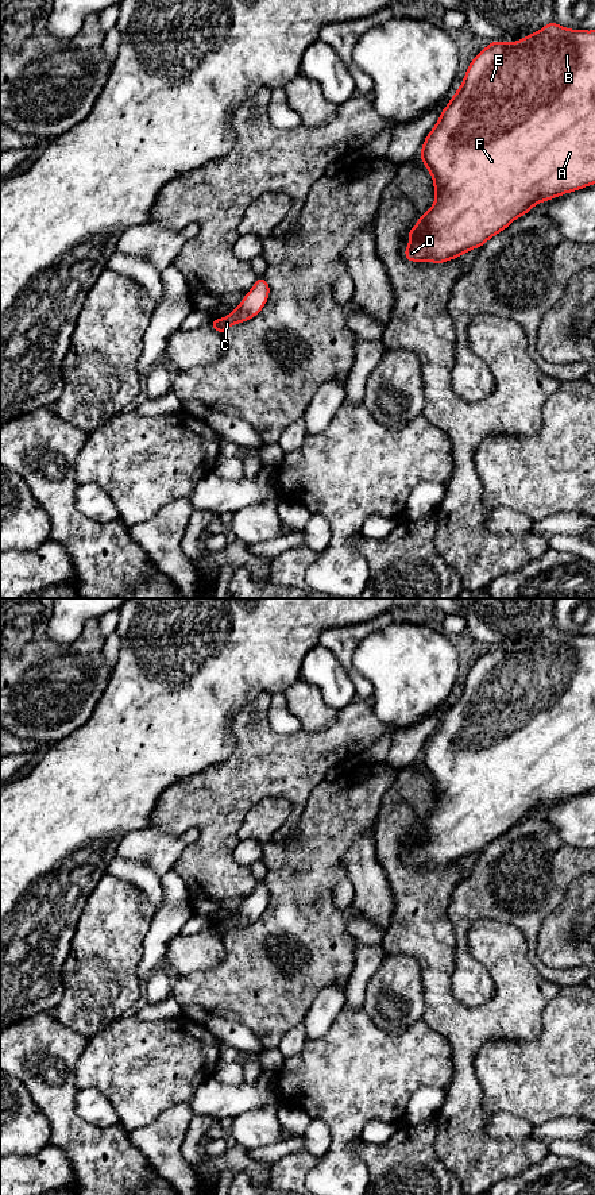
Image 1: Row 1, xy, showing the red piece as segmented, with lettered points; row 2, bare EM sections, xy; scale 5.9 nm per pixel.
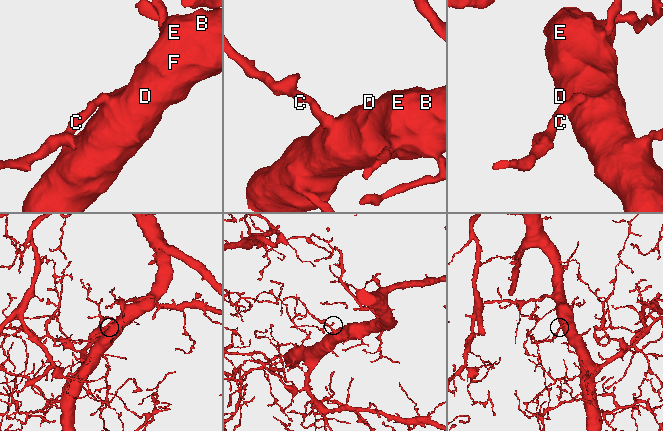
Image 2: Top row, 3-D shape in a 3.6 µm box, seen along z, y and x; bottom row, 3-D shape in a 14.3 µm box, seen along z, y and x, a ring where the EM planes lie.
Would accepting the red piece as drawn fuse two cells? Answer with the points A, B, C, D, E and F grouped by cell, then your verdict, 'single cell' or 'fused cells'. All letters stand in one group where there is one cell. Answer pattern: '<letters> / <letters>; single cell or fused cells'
A B C D E F; single cell

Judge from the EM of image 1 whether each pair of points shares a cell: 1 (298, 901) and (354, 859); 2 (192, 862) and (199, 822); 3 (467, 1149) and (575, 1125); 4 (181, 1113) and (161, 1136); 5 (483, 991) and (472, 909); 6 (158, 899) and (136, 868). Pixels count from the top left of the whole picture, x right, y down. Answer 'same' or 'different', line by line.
1: different
2: same
3: different
4: same
5: same
6: same

